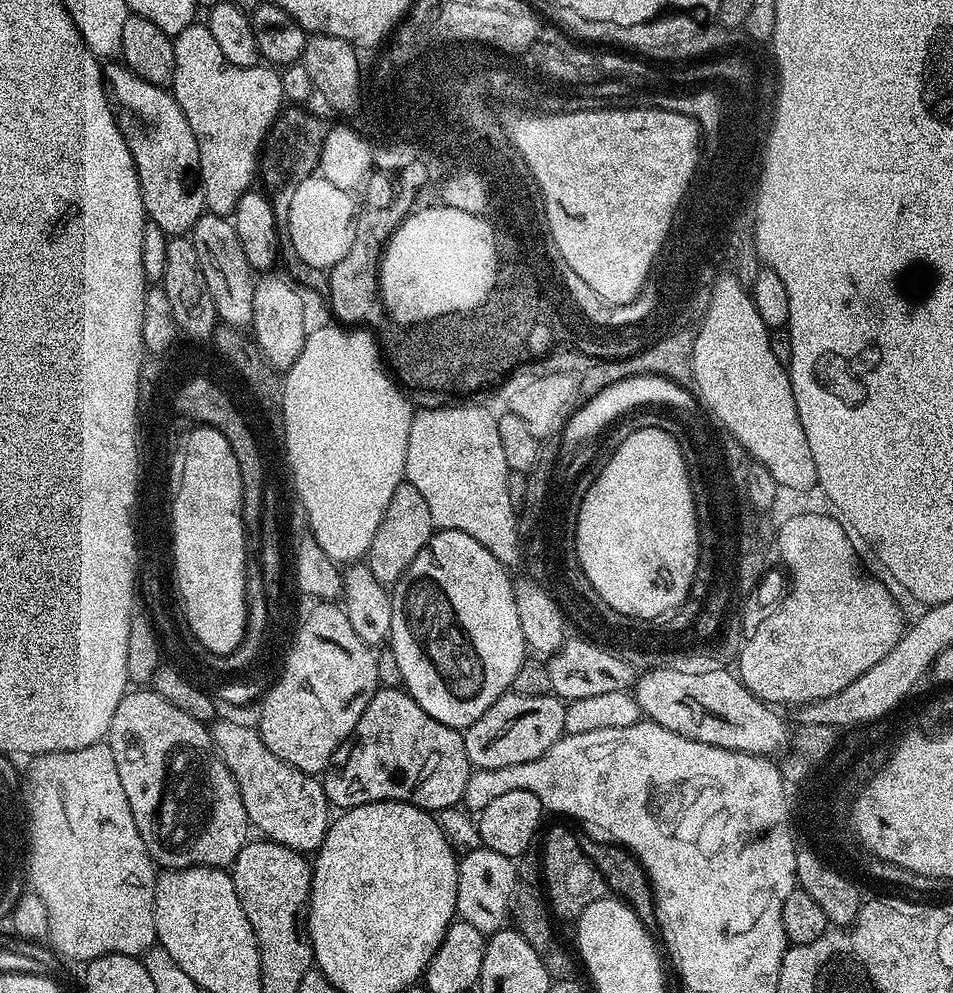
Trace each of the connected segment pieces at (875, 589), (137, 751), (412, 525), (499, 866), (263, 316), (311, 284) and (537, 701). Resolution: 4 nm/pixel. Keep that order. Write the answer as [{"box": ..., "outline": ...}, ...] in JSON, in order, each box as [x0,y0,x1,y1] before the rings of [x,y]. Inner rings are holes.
[{"box":[738,512,906,706],"outline":[[[800,512],[778,528],[800,534],[800,556],[790,556],[794,574],[790,577],[792,588],[786,592],[792,600],[792,610],[786,610],[786,634],[772,638],[753,627],[746,639],[766,650],[746,646],[738,667],[739,678],[750,694],[769,706],[799,706],[838,694],[858,674],[866,674],[874,662],[882,662],[904,634],[906,619],[895,598],[886,585],[860,576],[853,537],[832,516]]]},{"box":[106,690,250,869],"outline":[[[129,690],[124,693],[122,702],[118,702],[118,710],[114,710],[106,737],[118,766],[118,778],[122,778],[122,790],[126,790],[126,802],[130,802],[134,822],[138,826],[138,834],[142,834],[142,842],[146,842],[153,861],[165,869],[227,869],[250,840],[250,825],[246,806],[242,806],[240,787],[217,752],[209,725],[190,717],[155,690],[147,691]]]},{"box":[366,483,433,586],"outline":[[[402,483],[394,490],[394,498],[390,498],[390,506],[386,506],[386,514],[374,534],[374,542],[370,542],[370,550],[366,557],[366,567],[378,582],[385,586],[395,585],[402,574],[418,558],[418,550],[426,546],[433,534],[430,506],[426,506],[426,498],[414,490],[410,483]]]},{"box":[456,846,518,934],"outline":[[[483,846],[474,850],[474,854],[459,857],[456,895],[456,911],[459,919],[470,922],[474,930],[485,934],[499,932],[509,919],[517,879],[518,868],[513,857],[503,856]]]},{"box":[251,275,307,372],"outline":[[[263,275],[253,285],[254,301],[251,314],[251,331],[260,353],[272,368],[286,372],[292,368],[307,336],[304,330],[302,300],[304,296],[287,279]]]},{"box":[258,106,375,294],"outline":[[[290,106],[281,111],[275,123],[272,124],[268,135],[265,136],[258,162],[258,174],[260,179],[262,178],[263,182],[270,187],[268,192],[272,202],[272,209],[275,211],[277,243],[281,259],[285,260],[288,266],[289,274],[287,273],[287,275],[297,285],[305,284],[306,287],[313,288],[311,290],[313,293],[320,294],[328,287],[327,275],[321,269],[312,266],[312,262],[308,262],[298,252],[298,248],[294,244],[294,236],[292,236],[292,206],[294,206],[298,190],[308,180],[322,180],[322,182],[334,186],[338,192],[342,192],[346,196],[348,204],[350,204],[348,228],[352,228],[353,240],[356,233],[362,233],[362,235],[370,234],[375,229],[375,224],[364,222],[368,218],[368,216],[364,216],[364,214],[368,214],[368,212],[364,212],[364,208],[366,208],[366,202],[372,202],[372,198],[366,192],[362,194],[356,188],[344,188],[348,184],[336,184],[336,182],[332,182],[326,176],[326,172],[324,172],[324,148],[326,148],[326,142],[328,142],[330,134],[335,132],[340,124],[311,116],[310,113],[304,110],[306,109],[300,106]]]},{"box":[463,691,565,770],"outline":[[[509,691],[488,707],[482,718],[463,729],[466,758],[473,769],[498,770],[502,766],[518,766],[518,762],[534,762],[554,742],[565,735],[564,705],[555,694],[547,696],[523,696]]]}]

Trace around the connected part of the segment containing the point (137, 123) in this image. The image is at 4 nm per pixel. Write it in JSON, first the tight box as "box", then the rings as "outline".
{"box":[103,62,206,238],"outline":[[[117,62],[109,68],[107,65],[103,73],[106,91],[114,105],[116,125],[120,128],[122,138],[126,138],[126,146],[134,158],[147,219],[158,225],[169,238],[191,233],[192,227],[196,225],[198,218],[204,215],[206,209],[204,191],[200,185],[198,142],[194,138],[194,130],[190,130],[190,122],[186,122],[186,114],[182,114],[182,106],[178,106],[175,96],[167,87],[146,82],[123,63]]]}

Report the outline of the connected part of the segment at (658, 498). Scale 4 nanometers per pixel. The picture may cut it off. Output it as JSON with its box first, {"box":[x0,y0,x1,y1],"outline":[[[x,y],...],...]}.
{"box":[574,428,699,619],"outline":[[[658,428],[638,430],[636,434],[632,434],[630,438],[626,439],[617,449],[612,450],[610,453],[611,456],[602,467],[602,472],[598,474],[592,484],[584,488],[584,497],[581,498],[574,541],[576,556],[580,559],[578,567],[588,580],[587,586],[597,596],[601,596],[607,604],[614,606],[614,610],[638,619],[658,619],[662,614],[677,611],[683,605],[680,603],[684,599],[686,601],[689,599],[691,584],[695,580],[695,570],[699,564],[699,526],[696,518],[695,498],[692,496],[691,482],[688,480],[688,464],[684,460],[683,452],[674,437]]]}

